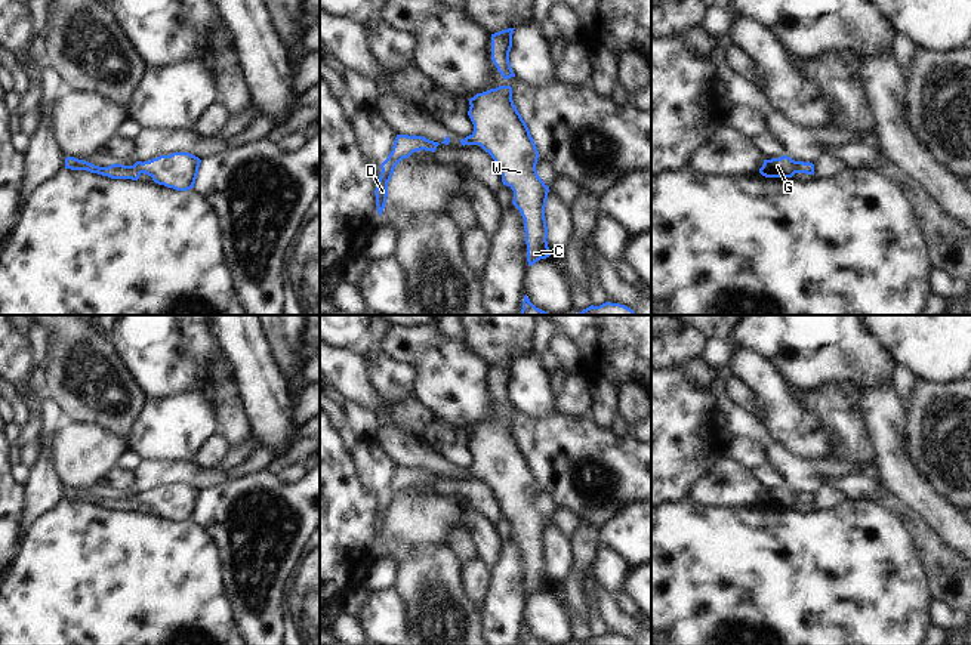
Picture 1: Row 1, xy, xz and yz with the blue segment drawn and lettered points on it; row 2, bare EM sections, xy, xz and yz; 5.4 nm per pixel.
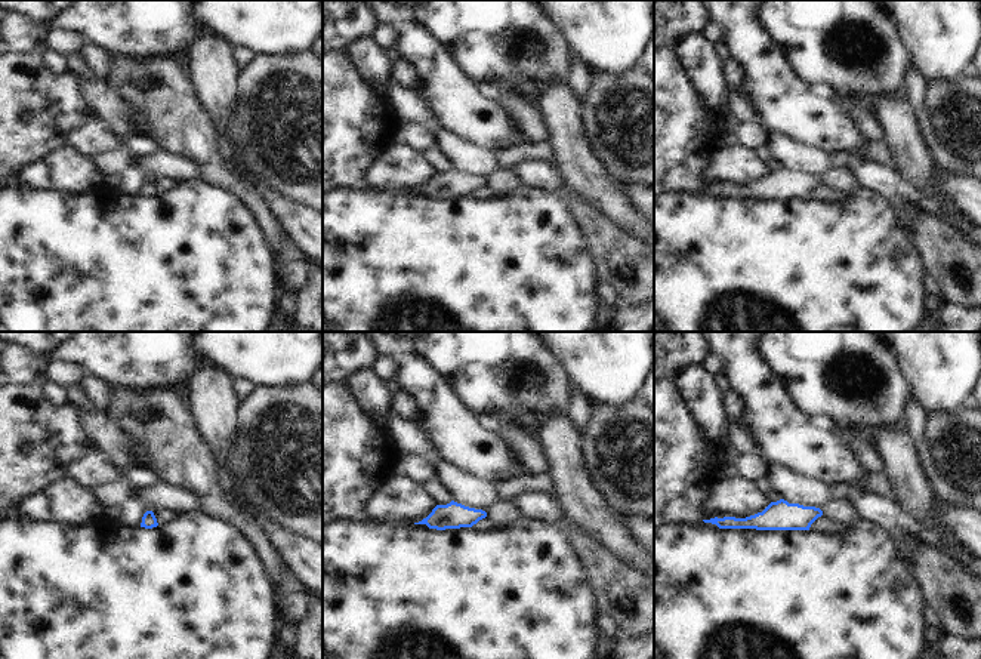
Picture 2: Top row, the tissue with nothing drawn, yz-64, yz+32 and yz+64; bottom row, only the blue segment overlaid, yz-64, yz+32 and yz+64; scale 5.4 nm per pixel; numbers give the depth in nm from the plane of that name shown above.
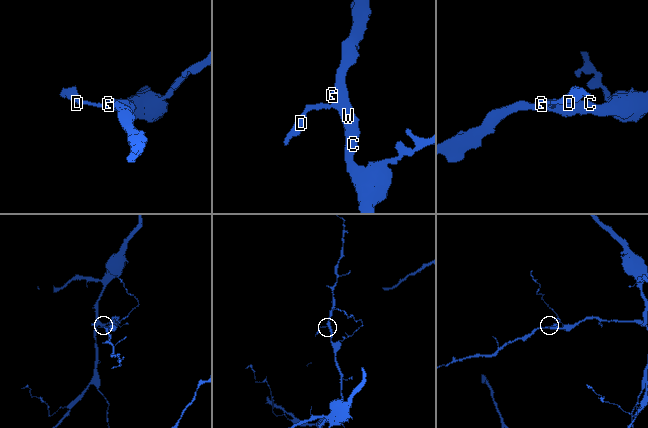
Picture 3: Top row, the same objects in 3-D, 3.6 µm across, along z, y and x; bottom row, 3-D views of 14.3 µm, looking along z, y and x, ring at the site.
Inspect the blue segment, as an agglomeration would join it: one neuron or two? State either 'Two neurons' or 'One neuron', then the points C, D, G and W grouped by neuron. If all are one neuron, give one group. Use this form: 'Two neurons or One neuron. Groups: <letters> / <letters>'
One neuron. Groups: C D G W.

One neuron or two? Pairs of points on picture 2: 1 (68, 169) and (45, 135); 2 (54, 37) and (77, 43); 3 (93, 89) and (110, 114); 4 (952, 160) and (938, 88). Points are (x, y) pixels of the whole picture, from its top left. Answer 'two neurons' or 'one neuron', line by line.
1: two neurons
2: one neuron
3: one neuron
4: one neuron

